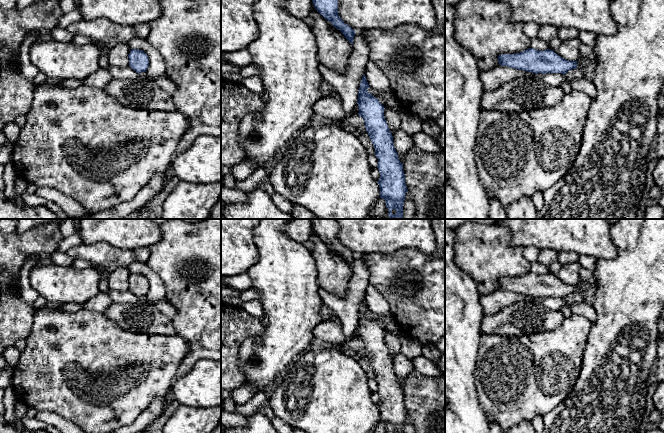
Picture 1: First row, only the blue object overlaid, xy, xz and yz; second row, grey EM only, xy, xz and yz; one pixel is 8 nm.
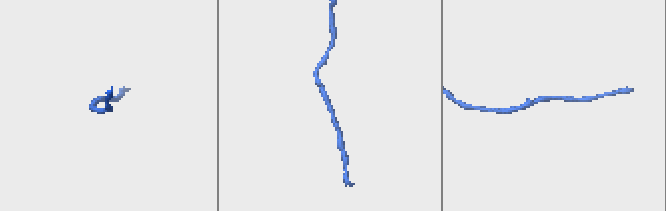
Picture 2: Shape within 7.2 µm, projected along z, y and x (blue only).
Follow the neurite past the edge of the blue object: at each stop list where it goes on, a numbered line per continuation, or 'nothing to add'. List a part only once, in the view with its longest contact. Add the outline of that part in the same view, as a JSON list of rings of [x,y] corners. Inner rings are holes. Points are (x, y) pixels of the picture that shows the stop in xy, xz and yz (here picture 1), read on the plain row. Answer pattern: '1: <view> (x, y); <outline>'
nothing to add

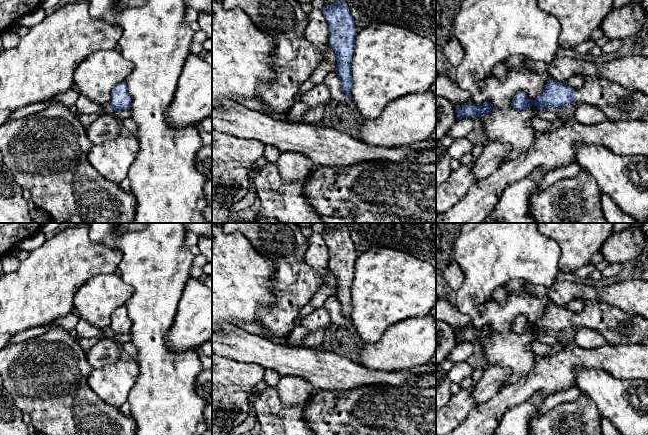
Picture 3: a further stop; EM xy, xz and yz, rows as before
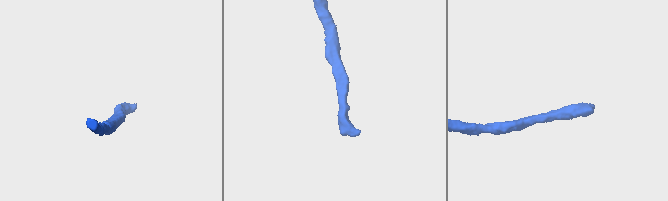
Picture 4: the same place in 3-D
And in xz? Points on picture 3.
nothing to add

